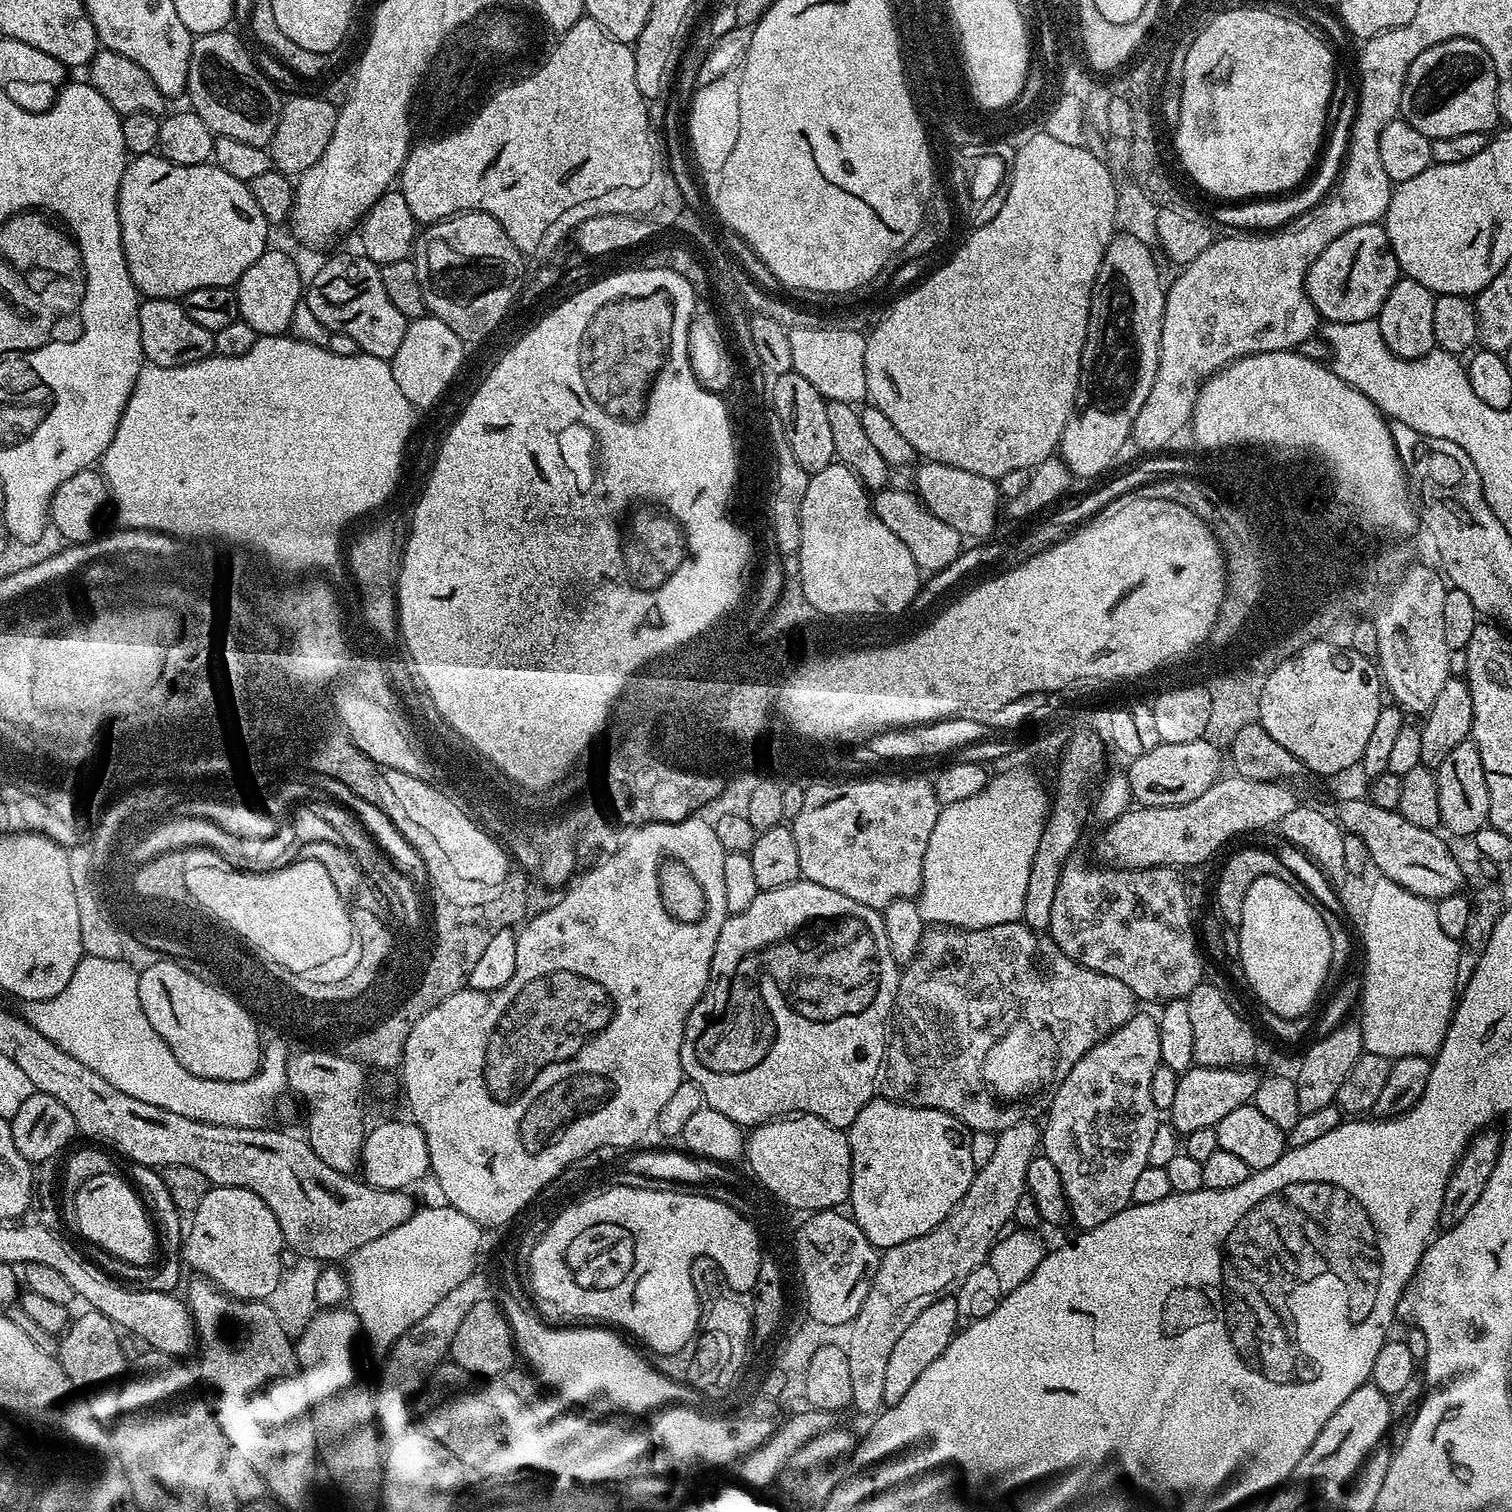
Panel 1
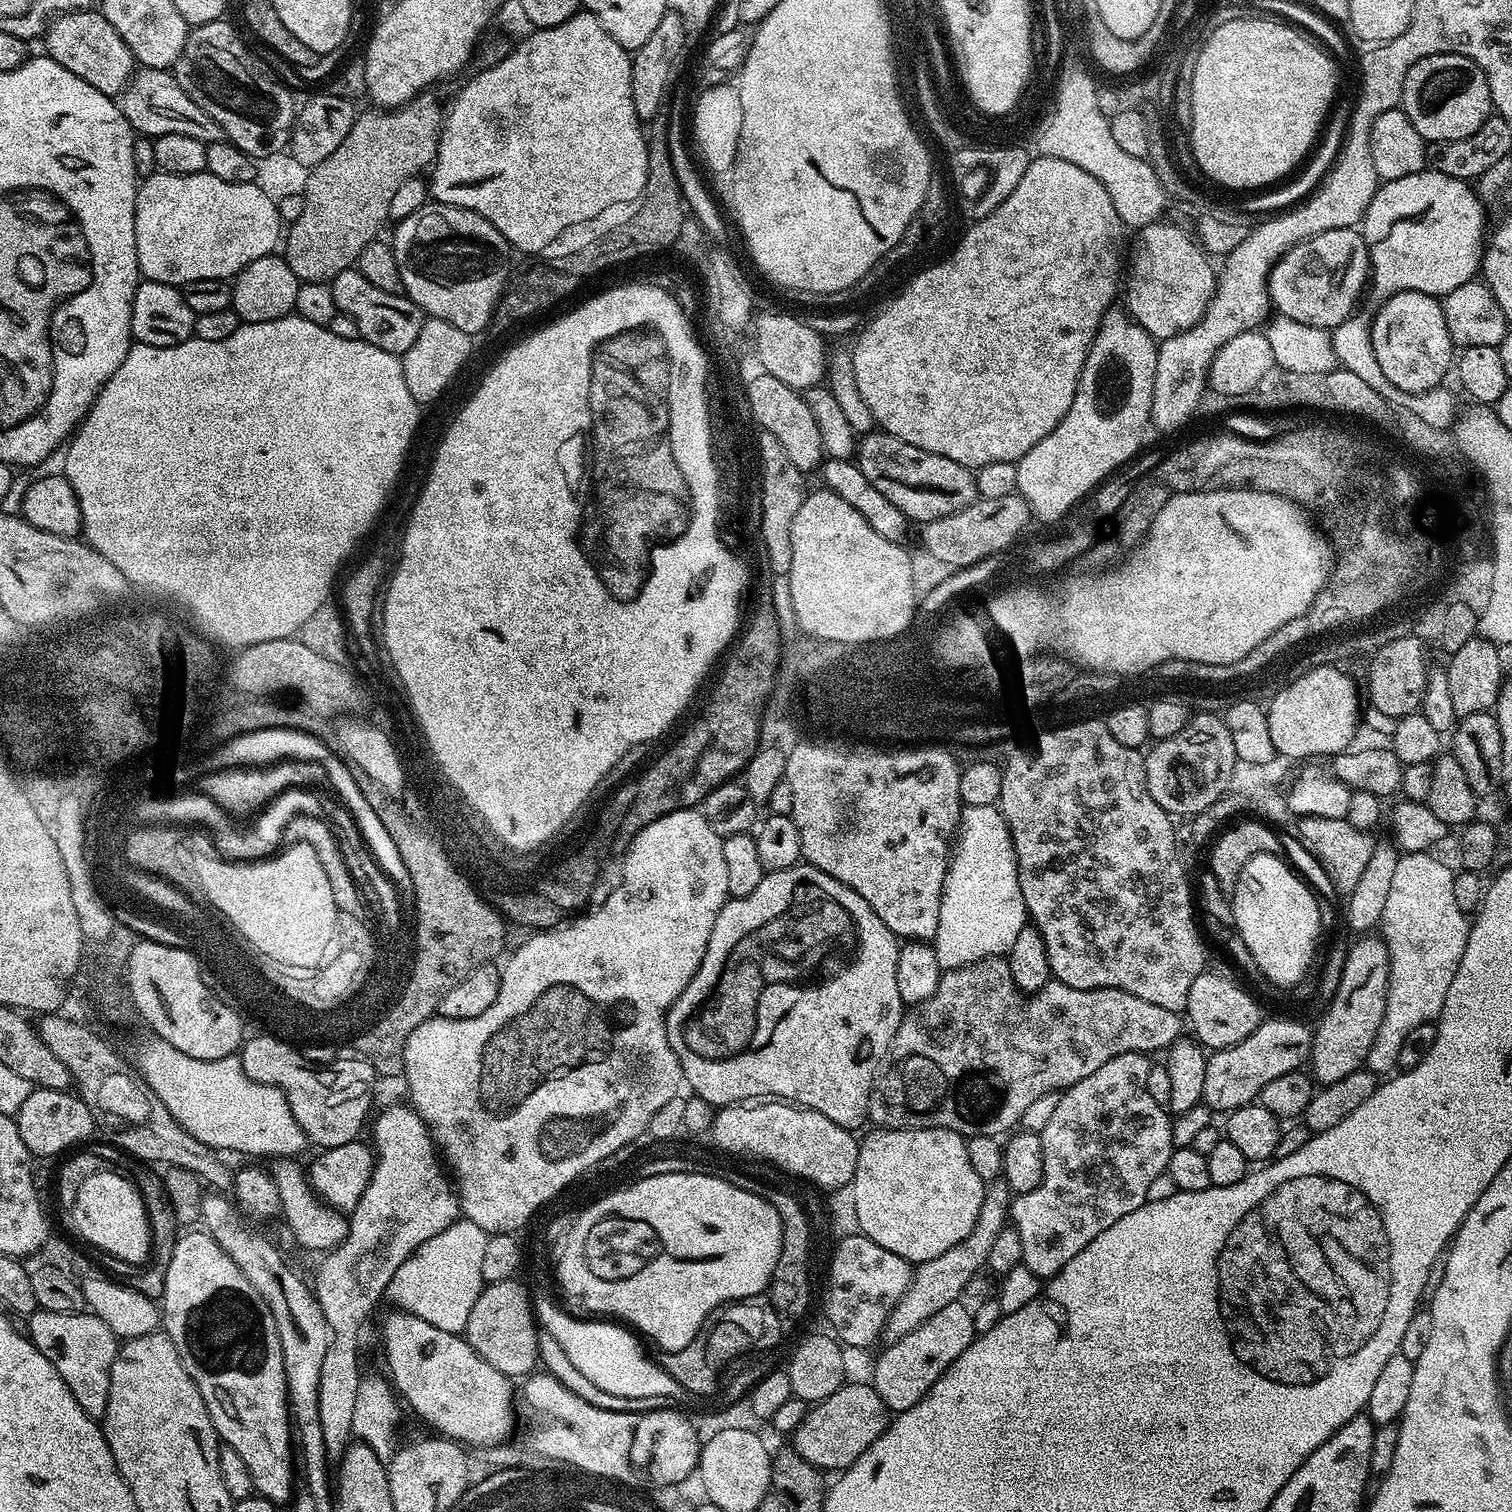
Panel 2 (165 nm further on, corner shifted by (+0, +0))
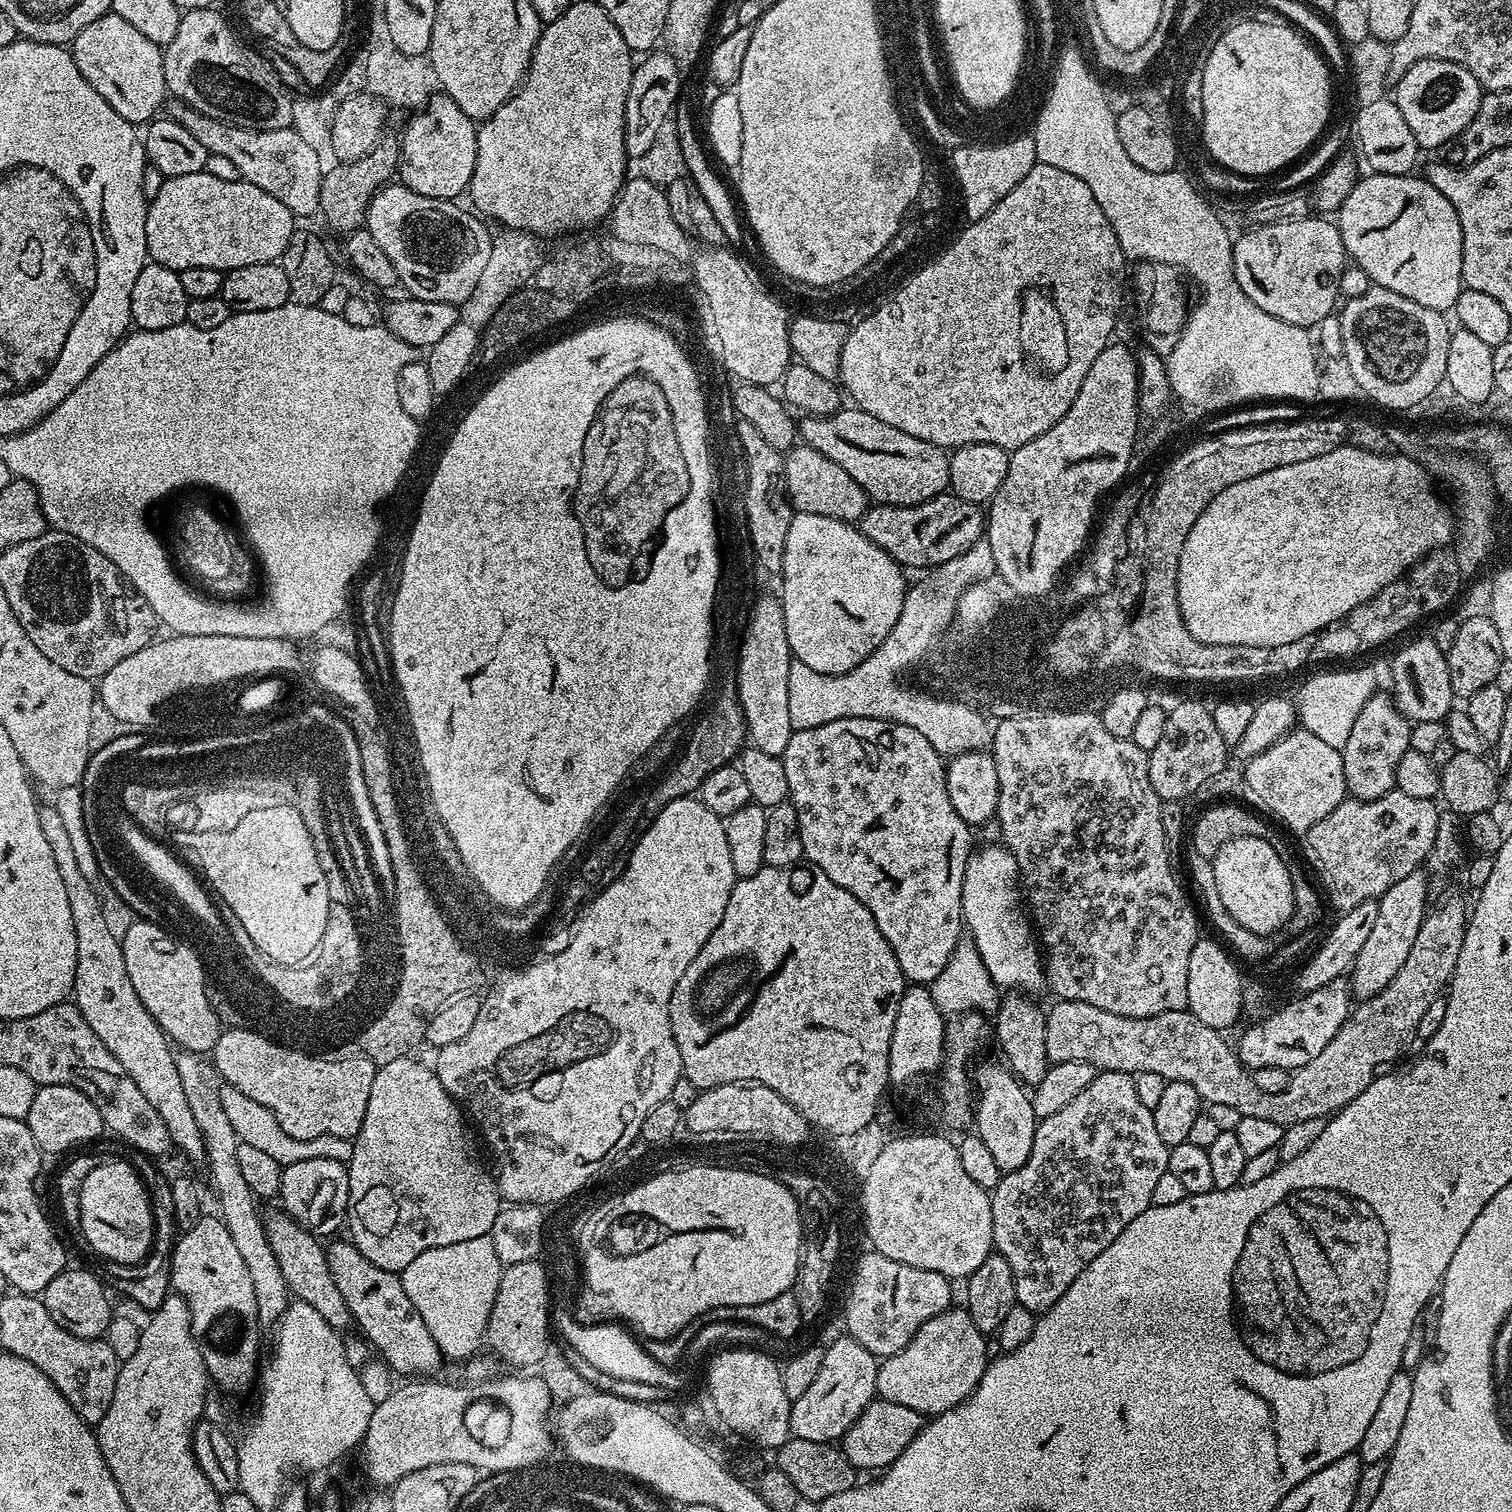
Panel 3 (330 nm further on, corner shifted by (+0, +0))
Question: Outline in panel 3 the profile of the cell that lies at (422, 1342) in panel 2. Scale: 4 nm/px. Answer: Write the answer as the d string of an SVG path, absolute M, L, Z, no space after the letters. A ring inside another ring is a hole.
M347 1239L335 1240L326 1248L330 1274L346 1300L355 1327L364 1331L365 1338L384 1355L385 1362L404 1378L436 1374L442 1361L440 1347L434 1342L426 1322L422 1322L422 1314L418 1314L414 1302L410 1302L403 1279L397 1273L374 1266L370 1258L362 1255Z

